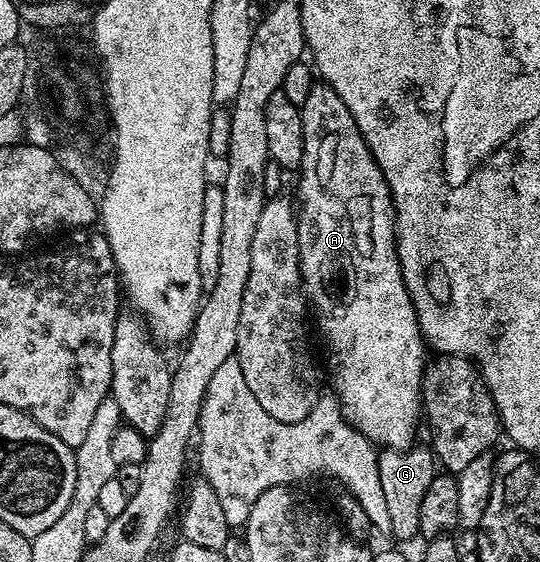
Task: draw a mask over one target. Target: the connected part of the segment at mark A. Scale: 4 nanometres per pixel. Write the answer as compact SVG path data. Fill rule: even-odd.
M314 83L307 99L299 106L301 111L301 122L303 123L303 159L297 181L297 246L299 247L299 267L301 268L301 284L303 292L311 306L311 313L317 316L317 325L321 328L321 337L325 340L325 345L329 348L329 365L333 368L333 389L337 403L341 407L341 414L356 427L361 434L374 446L386 449L411 449L417 437L417 420L420 422L423 417L423 406L421 403L421 380L425 374L427 364L427 346L425 336L421 334L419 319L415 315L415 307L411 303L411 295L403 283L401 274L401 264L397 258L397 234L395 232L395 214L393 212L393 196L387 187L387 179L383 179L383 171L379 163L371 155L351 111L335 95L335 91L330 85L324 83Z

